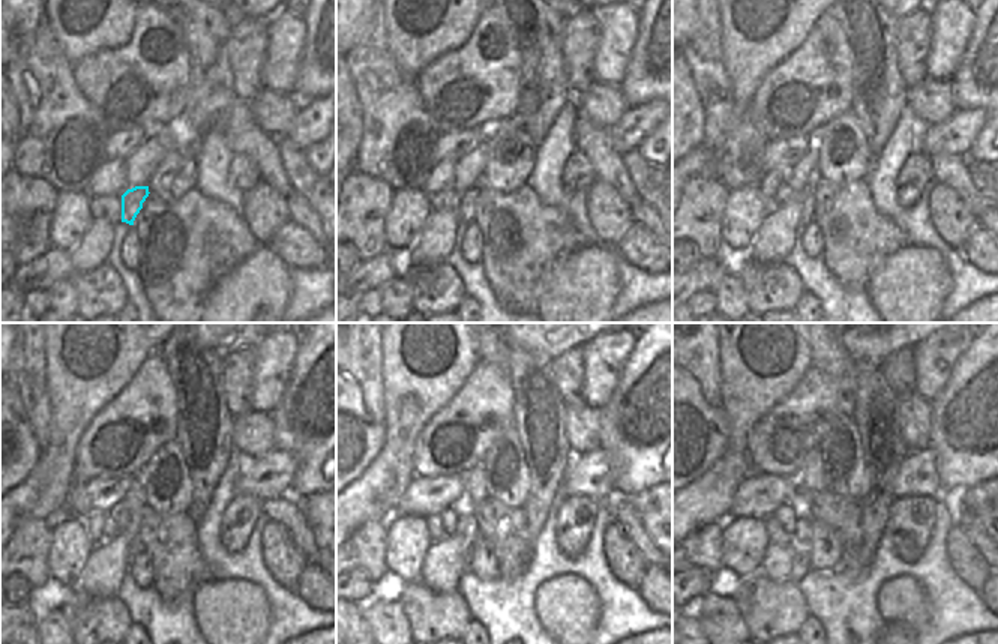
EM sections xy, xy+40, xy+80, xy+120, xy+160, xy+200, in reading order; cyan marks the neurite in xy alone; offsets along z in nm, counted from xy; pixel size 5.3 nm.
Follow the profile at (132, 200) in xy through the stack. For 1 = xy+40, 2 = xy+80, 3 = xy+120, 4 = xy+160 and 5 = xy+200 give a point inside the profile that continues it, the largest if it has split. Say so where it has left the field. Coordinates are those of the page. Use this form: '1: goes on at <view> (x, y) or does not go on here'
1: goes on at xy+40 (467, 204)
2: goes on at xy+80 (806, 203)
3: goes on at xy+120 (135, 548)
4: goes on at xy+160 (467, 556)
5: goes on at xy+200 (800, 566)

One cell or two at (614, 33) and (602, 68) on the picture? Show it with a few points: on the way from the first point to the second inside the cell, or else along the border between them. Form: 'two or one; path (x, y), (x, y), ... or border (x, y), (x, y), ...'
one; path (614, 42), (611, 59)

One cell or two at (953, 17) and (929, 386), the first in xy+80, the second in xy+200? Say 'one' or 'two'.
one

